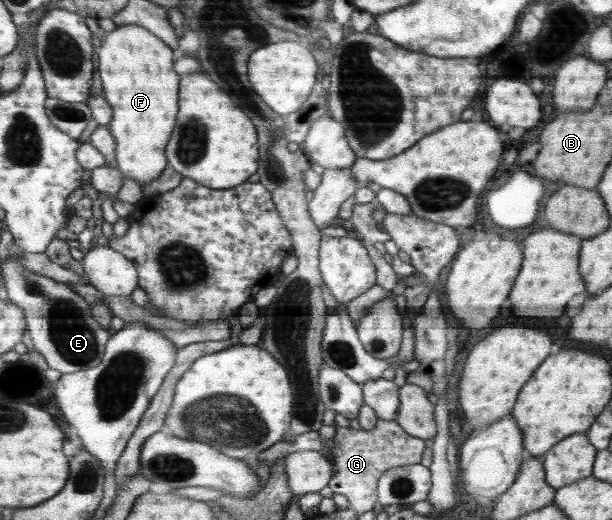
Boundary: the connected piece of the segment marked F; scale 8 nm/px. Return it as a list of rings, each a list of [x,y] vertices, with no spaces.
[[[136,24],[118,25],[115,30],[105,32],[98,43],[96,59],[99,60],[99,76],[103,85],[103,96],[112,108],[112,121],[108,129],[116,140],[117,167],[127,179],[136,180],[141,188],[153,182],[163,168],[167,166],[165,146],[171,136],[177,118],[177,98],[180,87],[180,78],[173,70],[171,48],[155,33]]]

